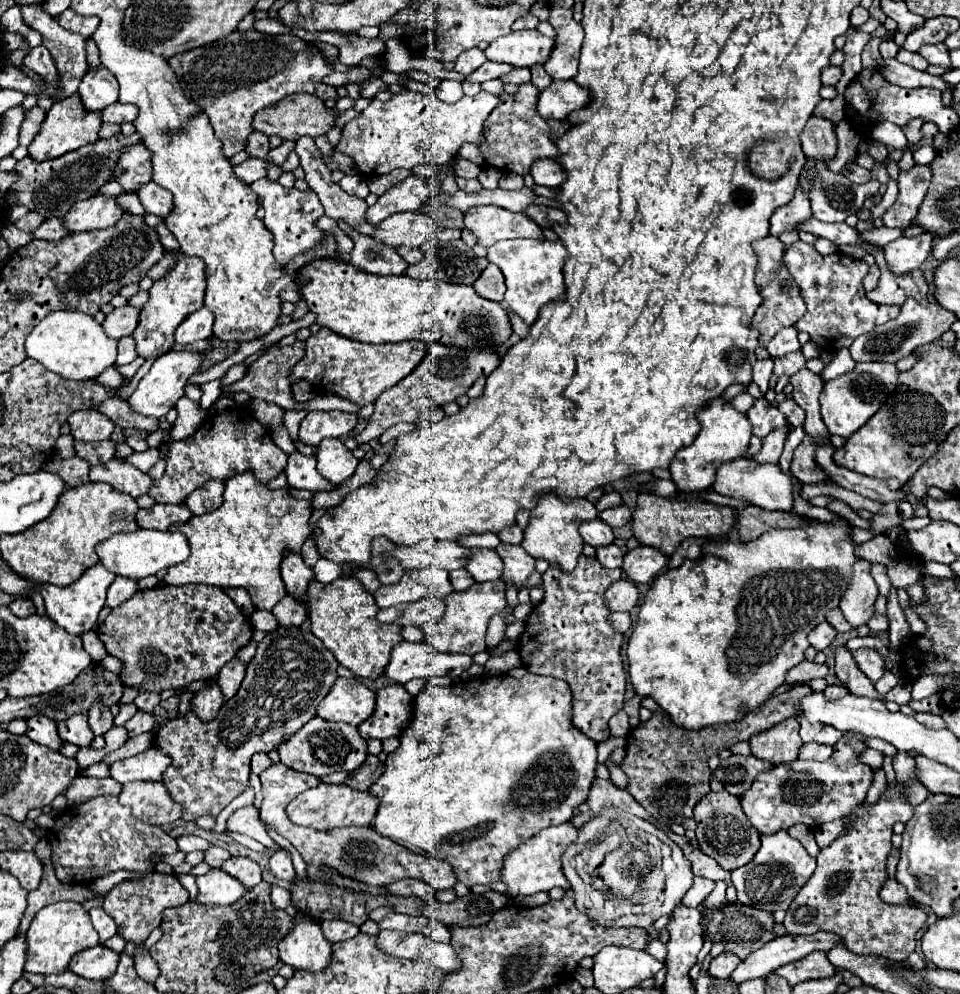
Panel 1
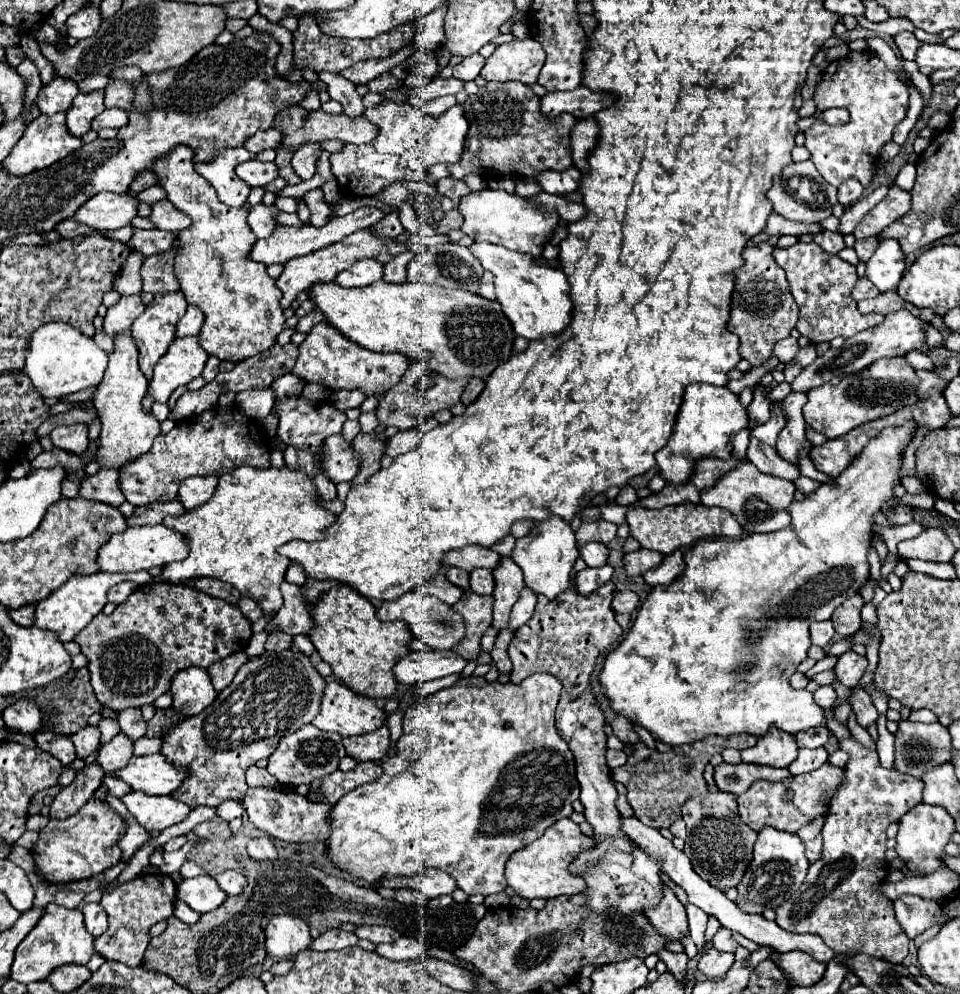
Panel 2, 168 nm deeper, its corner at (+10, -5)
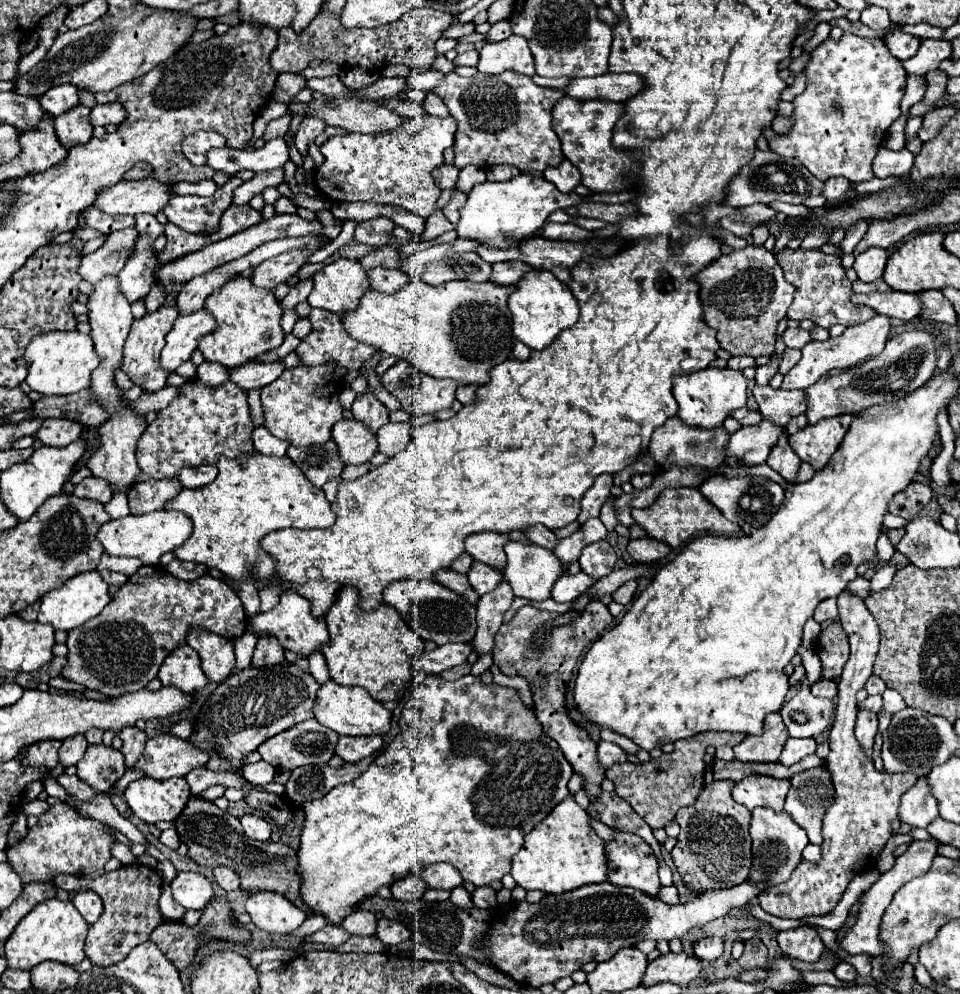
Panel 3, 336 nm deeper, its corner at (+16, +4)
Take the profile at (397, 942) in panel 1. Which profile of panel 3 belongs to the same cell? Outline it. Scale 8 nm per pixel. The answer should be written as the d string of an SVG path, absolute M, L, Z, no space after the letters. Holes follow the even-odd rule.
M380 918L376 936L378 936L386 946L396 946L396 944L406 942L406 940L410 938L410 928L404 928L400 922L392 922L392 920Z

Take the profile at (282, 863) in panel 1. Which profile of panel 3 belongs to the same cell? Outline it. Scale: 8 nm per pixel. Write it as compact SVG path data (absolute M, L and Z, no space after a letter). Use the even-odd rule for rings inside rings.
M246 814L240 818L240 822L242 822L246 836L250 836L254 840L262 840L262 842L270 840L270 824L264 818L260 818L256 814Z

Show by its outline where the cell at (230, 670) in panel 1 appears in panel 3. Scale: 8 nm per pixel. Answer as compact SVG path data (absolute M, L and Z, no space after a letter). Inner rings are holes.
M192 628L192 632L188 634L188 644L198 652L202 660L202 670L210 682L218 684L232 674L236 666L232 640L216 636L202 628Z

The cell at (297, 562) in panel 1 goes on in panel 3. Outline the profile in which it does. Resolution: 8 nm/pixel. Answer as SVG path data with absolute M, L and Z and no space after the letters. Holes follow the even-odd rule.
M286 590L280 594L280 602L276 608L250 618L250 626L258 634L264 634L264 632L274 634L284 648L288 648L292 652L300 652L304 656L308 656L314 650L320 650L320 646L328 642L328 628L326 628L324 618L312 616L310 600L306 600L304 596L300 596L298 592L292 592L292 590Z

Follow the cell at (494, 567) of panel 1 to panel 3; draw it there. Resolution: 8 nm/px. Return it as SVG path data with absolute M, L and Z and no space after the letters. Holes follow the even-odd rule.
M474 562L468 572L468 580L470 580L470 586L478 594L486 594L486 592L494 590L496 584L500 582L500 570L492 568L488 564L482 564L482 562Z

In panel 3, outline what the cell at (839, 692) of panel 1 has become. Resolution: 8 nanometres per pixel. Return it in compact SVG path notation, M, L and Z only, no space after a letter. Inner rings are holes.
M822 678L822 680L818 680L818 682L812 686L812 694L814 694L814 696L820 696L820 698L834 698L836 692L838 692L838 686L836 686L834 680Z

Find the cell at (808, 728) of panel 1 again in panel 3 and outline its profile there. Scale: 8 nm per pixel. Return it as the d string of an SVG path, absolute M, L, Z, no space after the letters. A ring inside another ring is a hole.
M804 684L802 690L784 704L780 716L790 736L816 738L824 732L834 716L834 702L828 698L816 698Z

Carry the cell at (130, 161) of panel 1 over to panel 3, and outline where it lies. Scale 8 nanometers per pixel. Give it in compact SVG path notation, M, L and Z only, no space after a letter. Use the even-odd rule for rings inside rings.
M140 162L140 164L136 164L134 168L130 168L130 170L124 174L124 180L144 180L144 178L148 178L150 174L152 174L152 168L148 168L148 164Z

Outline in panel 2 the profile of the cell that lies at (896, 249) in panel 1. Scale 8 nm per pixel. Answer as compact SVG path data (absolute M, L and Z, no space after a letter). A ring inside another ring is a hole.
M894 239L880 241L880 247L866 263L866 277L880 291L890 291L890 289L896 289L904 269L906 269L906 263L904 263L904 253L900 245Z

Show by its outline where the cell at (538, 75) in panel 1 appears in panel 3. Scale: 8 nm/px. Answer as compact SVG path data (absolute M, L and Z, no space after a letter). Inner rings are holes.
M534 74L532 80L534 80L534 84L548 86L548 88L558 88L558 90L562 90L562 86L568 84L568 78L542 78L542 76L538 76L538 74Z

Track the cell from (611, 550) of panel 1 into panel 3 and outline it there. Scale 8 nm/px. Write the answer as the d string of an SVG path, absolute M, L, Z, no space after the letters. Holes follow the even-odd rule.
M564 572L552 588L552 598L556 602L570 602L580 594L584 594L596 582L598 580L592 580L592 576L588 576L586 572L578 572L578 574Z

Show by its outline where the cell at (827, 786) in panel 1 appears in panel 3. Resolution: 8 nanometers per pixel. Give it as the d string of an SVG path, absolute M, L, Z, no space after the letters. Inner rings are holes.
M750 774L744 780L734 784L732 798L738 804L746 806L748 810L762 806L762 808L772 808L780 812L784 806L784 796L788 794L788 788L790 788L790 780Z

